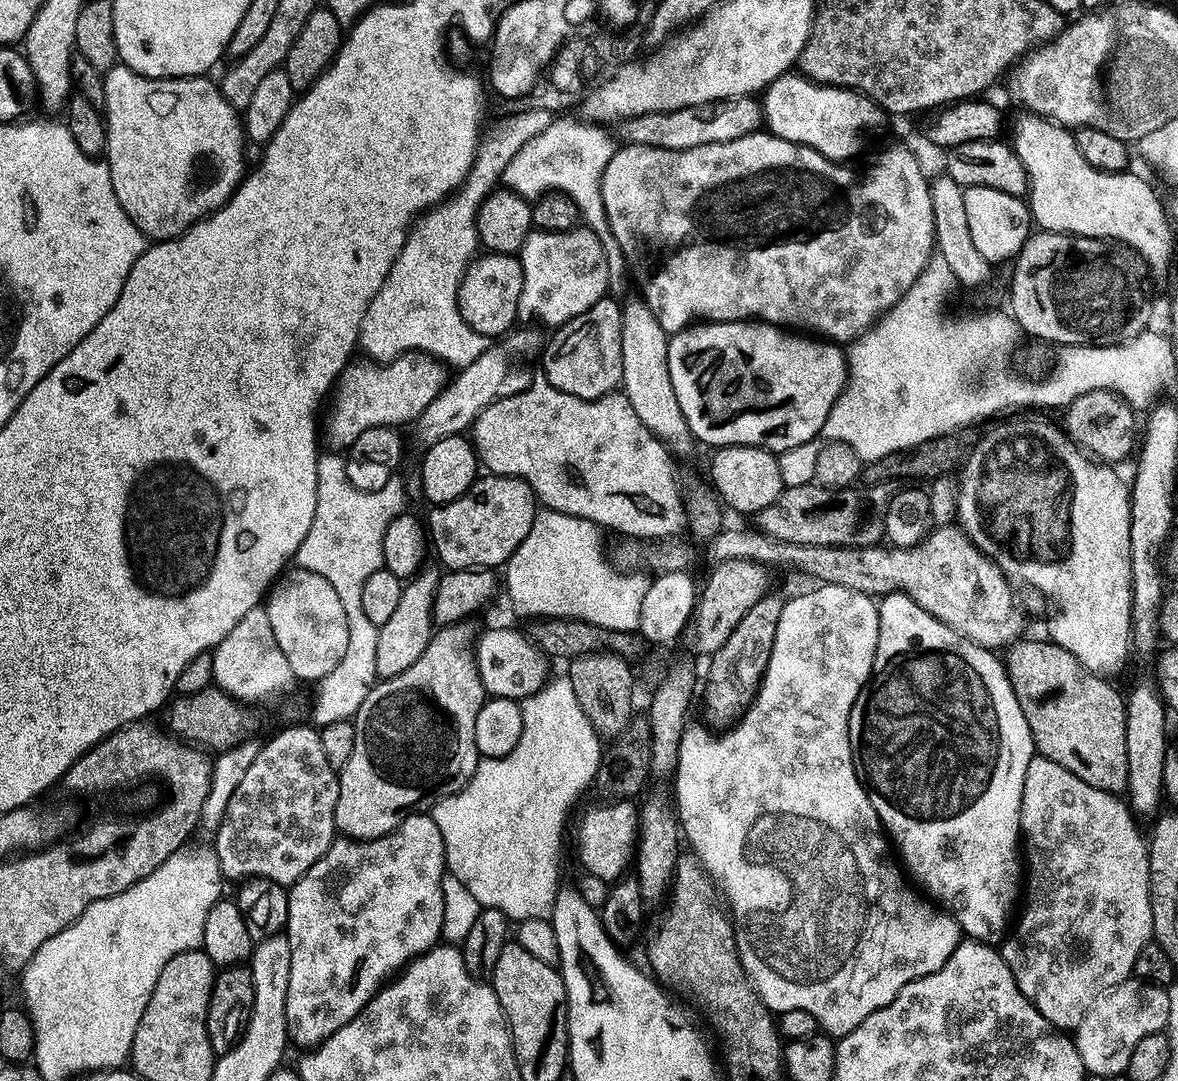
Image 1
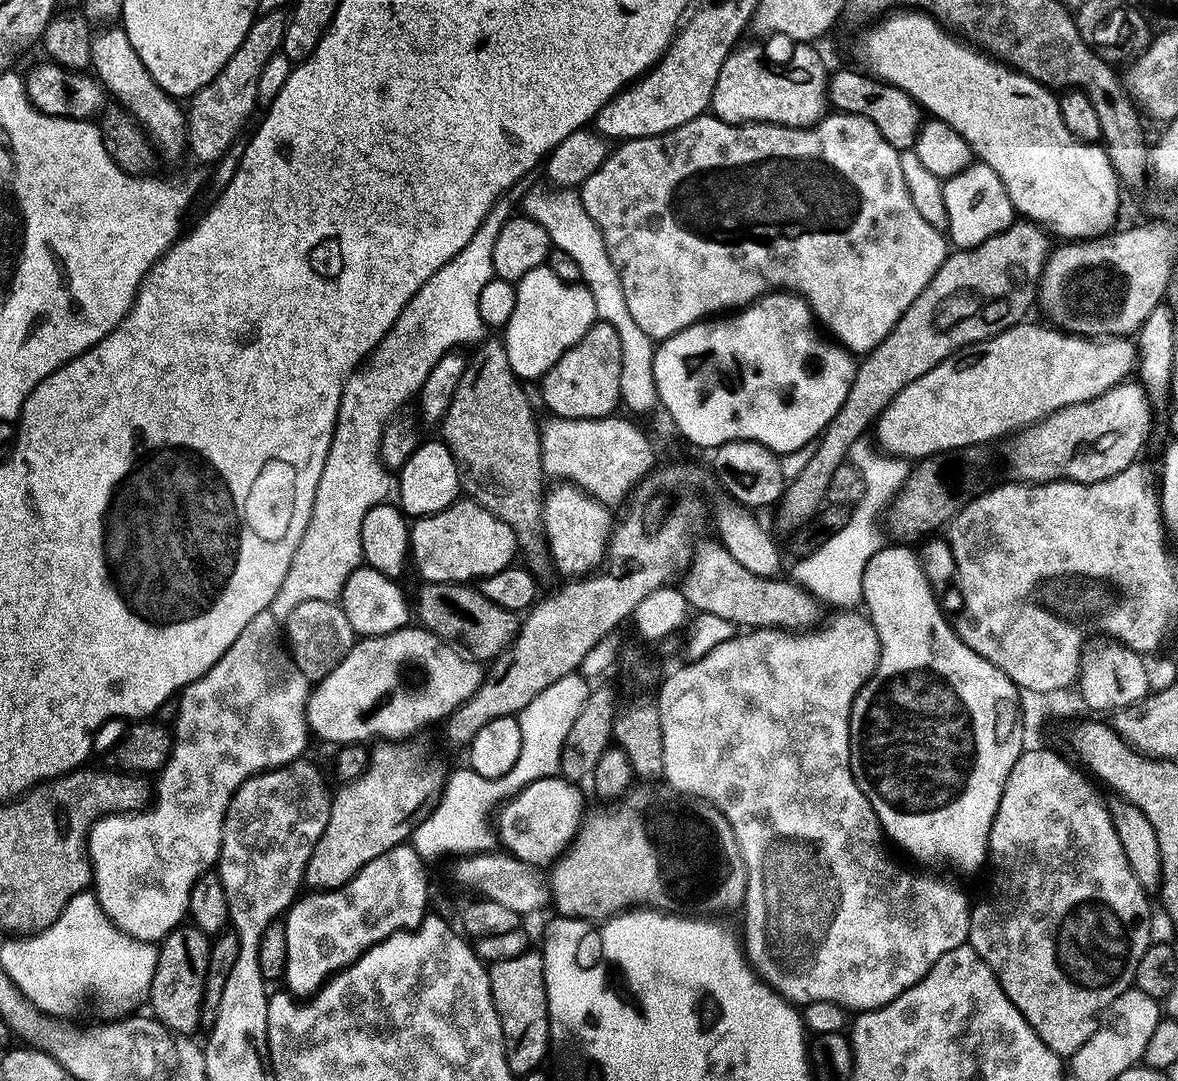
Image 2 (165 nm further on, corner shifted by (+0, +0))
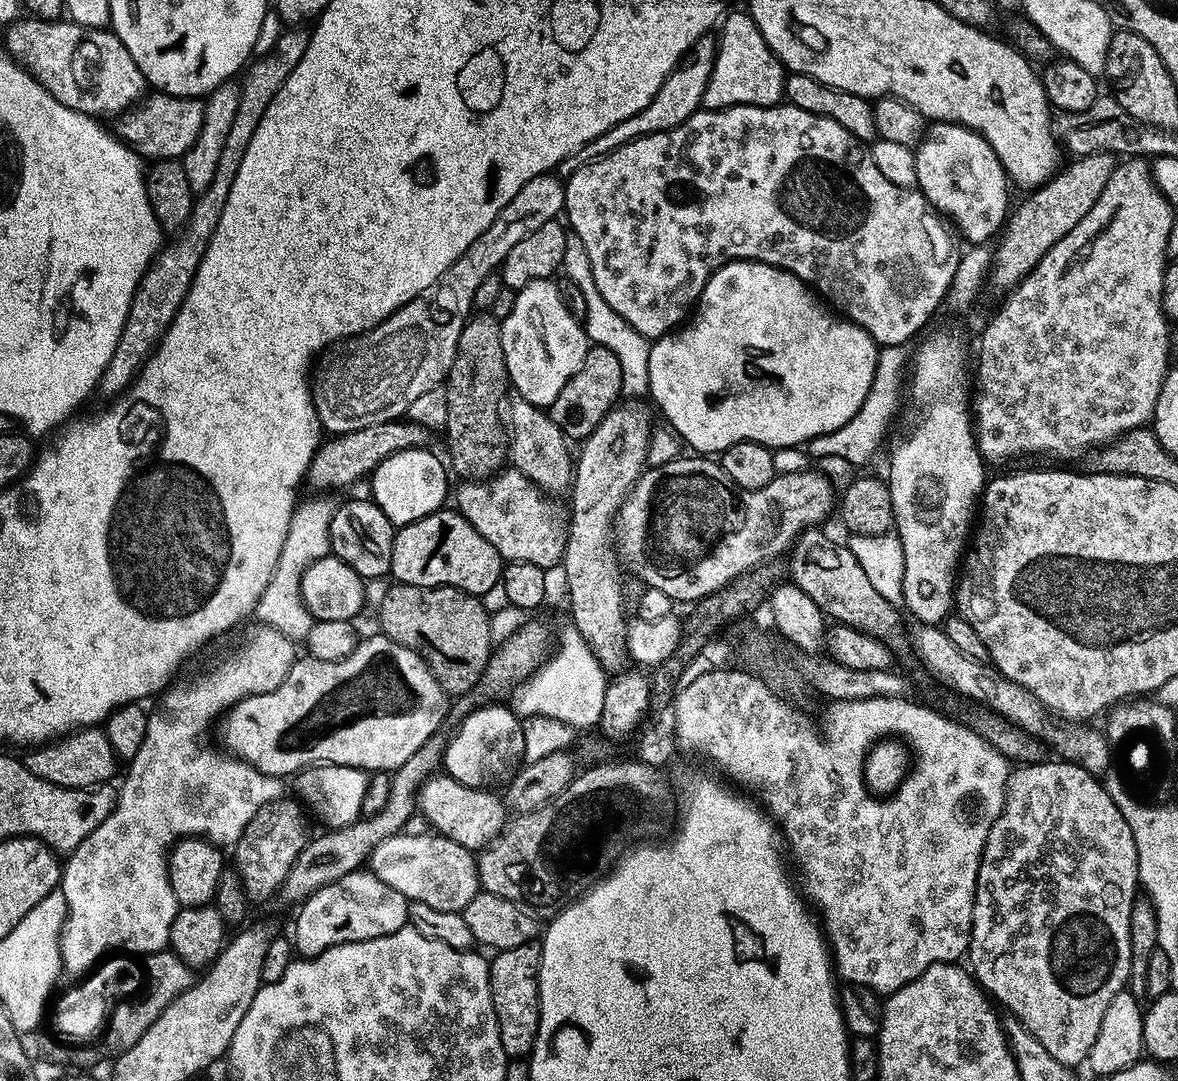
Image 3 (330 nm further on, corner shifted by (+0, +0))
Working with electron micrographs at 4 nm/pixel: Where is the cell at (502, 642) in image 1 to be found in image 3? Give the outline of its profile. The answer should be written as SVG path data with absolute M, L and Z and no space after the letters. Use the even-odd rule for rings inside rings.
M383 634L375 635L370 637L369 640L361 639L357 643L356 649L350 654L346 654L346 658L341 660L322 662L321 660L313 660L311 658L297 659L296 663L292 665L290 674L286 674L282 686L278 686L272 692L263 692L257 696L248 696L244 700L239 700L236 705L228 709L223 717L222 725L224 724L225 744L223 744L223 747L231 755L257 768L262 774L279 776L281 778L295 777L296 773L301 772L303 768L312 768L316 764L341 764L351 768L362 768L369 774L373 772L387 772L391 774L396 769L402 767L419 748L424 746L427 740L433 739L439 733L436 731L439 730L440 723L444 720L444 707L448 703L450 704L450 700L442 690L440 683L434 678L434 674L428 668L427 662L417 652L402 646L398 642L394 642L389 636Z

